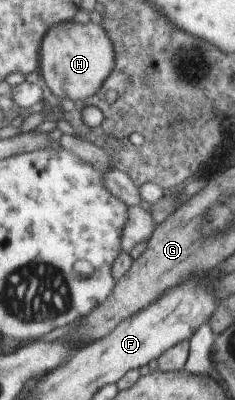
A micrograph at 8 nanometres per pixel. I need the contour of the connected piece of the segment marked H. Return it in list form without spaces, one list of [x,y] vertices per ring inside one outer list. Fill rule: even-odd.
[[[69,20],[54,25],[41,46],[41,74],[52,94],[59,98],[77,99],[95,96],[107,82],[116,66],[116,47],[100,23],[81,24]]]

